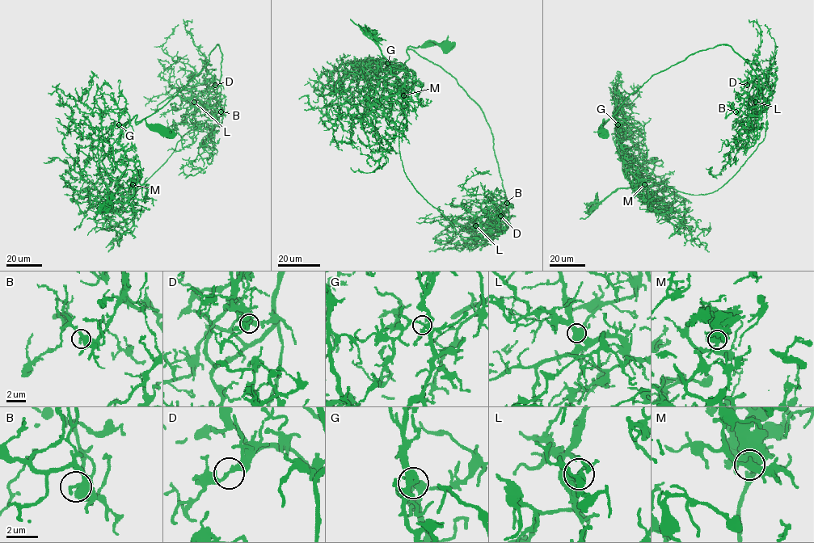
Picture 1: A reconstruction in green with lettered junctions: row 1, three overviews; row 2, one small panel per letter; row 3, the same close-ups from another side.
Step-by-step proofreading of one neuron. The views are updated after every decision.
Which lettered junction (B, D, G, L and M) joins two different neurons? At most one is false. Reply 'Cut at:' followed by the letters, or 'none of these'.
Cut at: M

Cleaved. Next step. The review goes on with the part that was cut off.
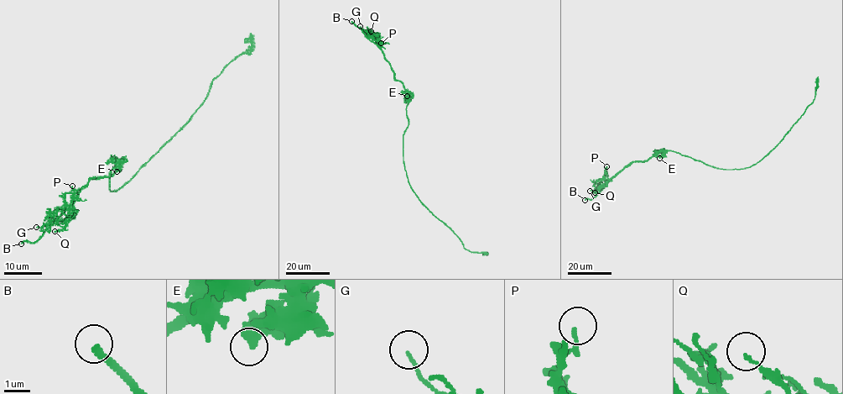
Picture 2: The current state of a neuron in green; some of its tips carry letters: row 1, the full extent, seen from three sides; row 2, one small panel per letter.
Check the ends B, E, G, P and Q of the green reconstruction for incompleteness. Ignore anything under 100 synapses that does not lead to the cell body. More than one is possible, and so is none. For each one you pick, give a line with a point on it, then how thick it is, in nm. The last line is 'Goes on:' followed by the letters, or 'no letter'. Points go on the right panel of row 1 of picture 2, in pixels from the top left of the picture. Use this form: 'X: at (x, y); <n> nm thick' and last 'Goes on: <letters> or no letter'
B: at (585, 200); 260 nm thick
Goes on: B

